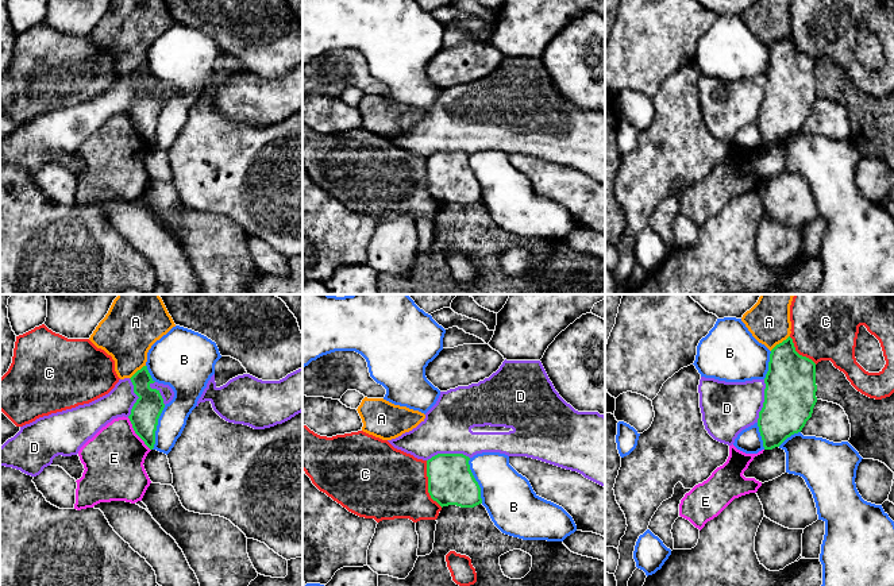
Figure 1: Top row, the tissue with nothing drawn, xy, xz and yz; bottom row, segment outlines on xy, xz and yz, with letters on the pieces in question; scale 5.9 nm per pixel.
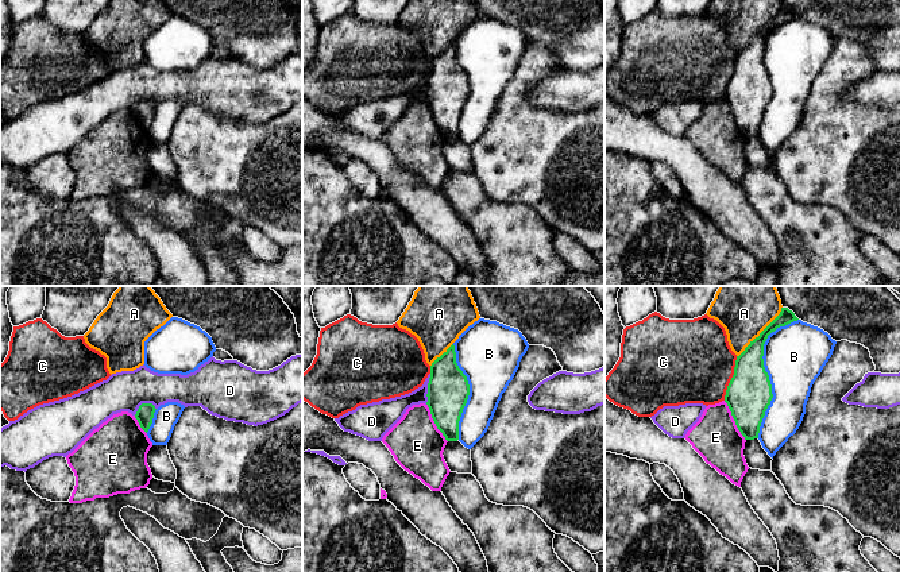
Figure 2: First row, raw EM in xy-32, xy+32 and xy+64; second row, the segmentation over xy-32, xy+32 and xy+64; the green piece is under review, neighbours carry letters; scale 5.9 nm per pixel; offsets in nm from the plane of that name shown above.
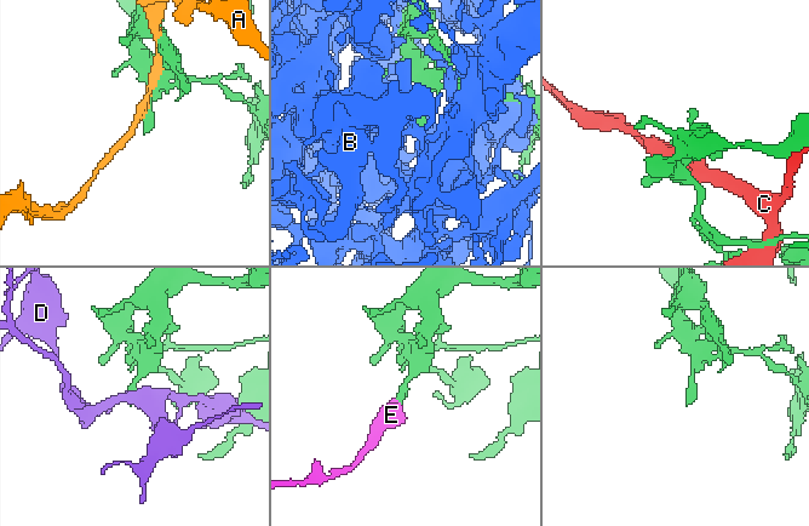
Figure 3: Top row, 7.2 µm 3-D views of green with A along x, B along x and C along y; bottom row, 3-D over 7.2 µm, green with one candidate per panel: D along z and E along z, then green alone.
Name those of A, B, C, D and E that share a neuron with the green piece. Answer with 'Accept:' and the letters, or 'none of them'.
Accept: none of them

